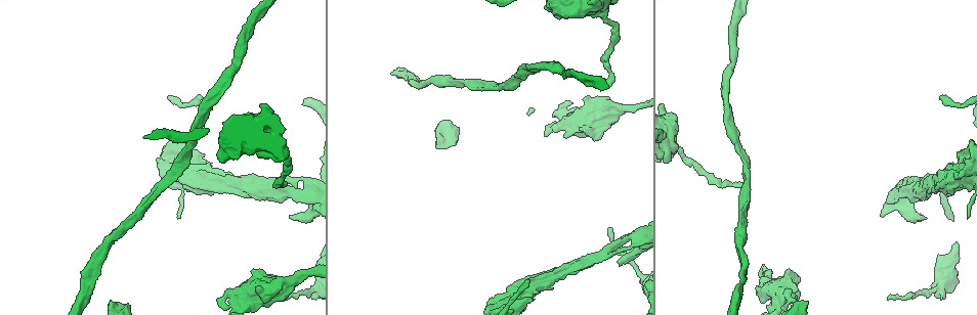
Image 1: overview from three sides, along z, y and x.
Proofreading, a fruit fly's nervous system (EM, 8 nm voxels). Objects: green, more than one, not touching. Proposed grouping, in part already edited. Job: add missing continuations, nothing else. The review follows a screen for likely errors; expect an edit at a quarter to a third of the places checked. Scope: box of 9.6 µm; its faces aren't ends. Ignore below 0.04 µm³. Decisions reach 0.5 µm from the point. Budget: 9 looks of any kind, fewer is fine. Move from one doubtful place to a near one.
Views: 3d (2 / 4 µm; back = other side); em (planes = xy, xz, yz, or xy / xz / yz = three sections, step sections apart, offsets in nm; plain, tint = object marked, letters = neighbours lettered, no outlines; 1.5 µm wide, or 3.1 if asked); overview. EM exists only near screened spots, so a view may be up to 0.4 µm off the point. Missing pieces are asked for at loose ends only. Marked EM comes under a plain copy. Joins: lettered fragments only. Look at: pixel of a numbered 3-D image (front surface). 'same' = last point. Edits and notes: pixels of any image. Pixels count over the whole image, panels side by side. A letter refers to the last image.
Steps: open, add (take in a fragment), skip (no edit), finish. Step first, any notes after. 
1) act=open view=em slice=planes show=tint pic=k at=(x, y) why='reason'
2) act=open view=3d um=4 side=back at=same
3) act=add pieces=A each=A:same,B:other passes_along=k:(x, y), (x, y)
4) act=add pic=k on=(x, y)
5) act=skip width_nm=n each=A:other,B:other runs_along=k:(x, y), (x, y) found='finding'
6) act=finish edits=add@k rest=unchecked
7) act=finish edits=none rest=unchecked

act=open view=3d um=4 pic=1 at=(109, 304) why='an open end'

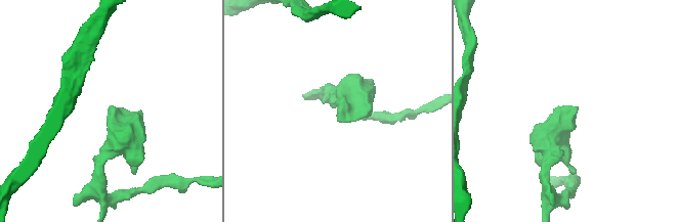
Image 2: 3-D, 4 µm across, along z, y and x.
act=open view=em um=3.1 slice=yz step=8 show=tint pic=2 at=(342, 122)

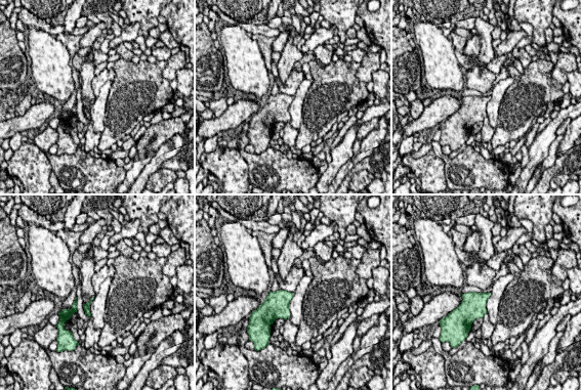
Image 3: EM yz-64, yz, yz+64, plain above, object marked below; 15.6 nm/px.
act=open view=em um=3.1 slice=planes show=letters at=same

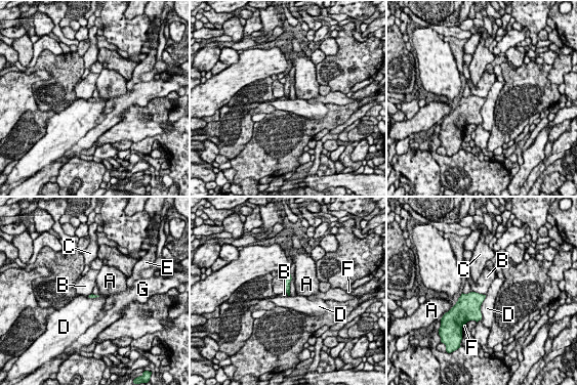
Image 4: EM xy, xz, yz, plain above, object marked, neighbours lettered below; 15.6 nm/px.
act=skip each=A:other,B:other,C:other,D:other,E:other,F:other,G:other border=4:(486, 295), (481, 305), (481, 318) found='none of them fits'

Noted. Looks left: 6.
act=open view=3d um=4 pic=1 at=(922, 220)

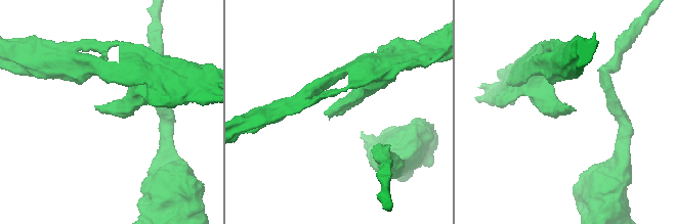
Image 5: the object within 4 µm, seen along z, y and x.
act=open view=em slice=xy step=8 show=letters pic=5 at=(568, 110) why='now the EM'

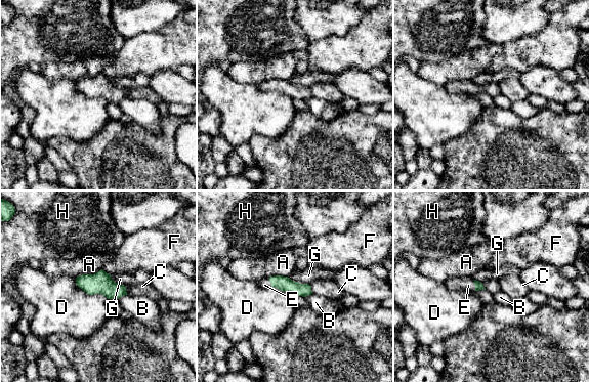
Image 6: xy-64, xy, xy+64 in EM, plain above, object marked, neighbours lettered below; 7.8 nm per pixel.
act=open view=em slice=planes show=letters at=same

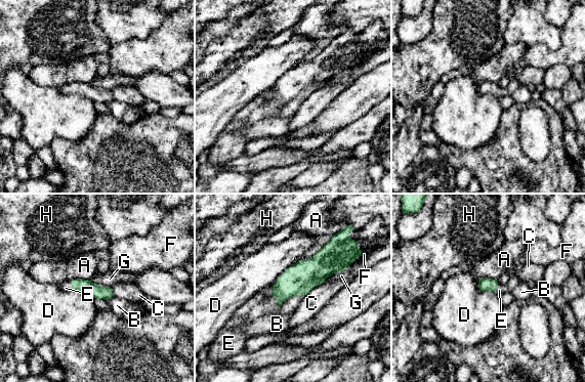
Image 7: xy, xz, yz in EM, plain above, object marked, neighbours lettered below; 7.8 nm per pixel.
act=add pieces=E each=A:other,B:other,C:other,D:other,E:same,F:other,G:other,H:other passes_along=7:(299, 279), (277, 301), (263, 303) found='it goes on there'

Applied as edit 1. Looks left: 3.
act=open view=overview why='redraw'

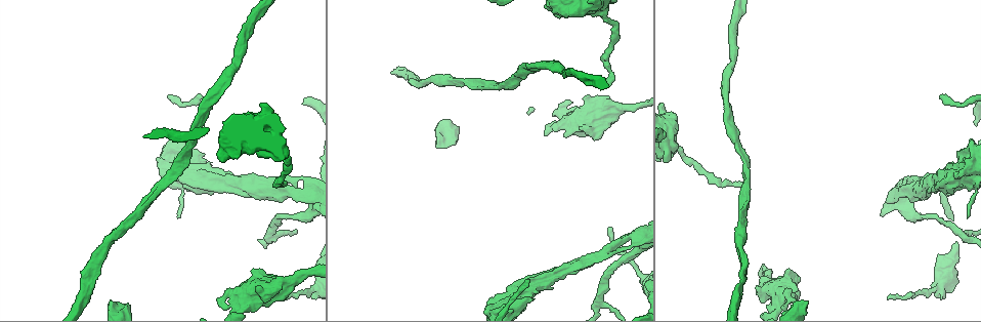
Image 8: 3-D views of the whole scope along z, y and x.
act=open view=3d um=4 pic=8 at=(281, 187) why='end of a long branch'

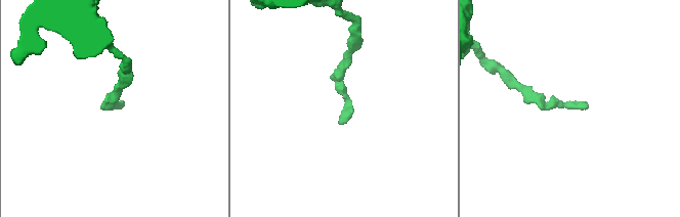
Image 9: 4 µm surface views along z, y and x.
act=open view=em slice=planes show=letters pic=9 at=(588, 107)

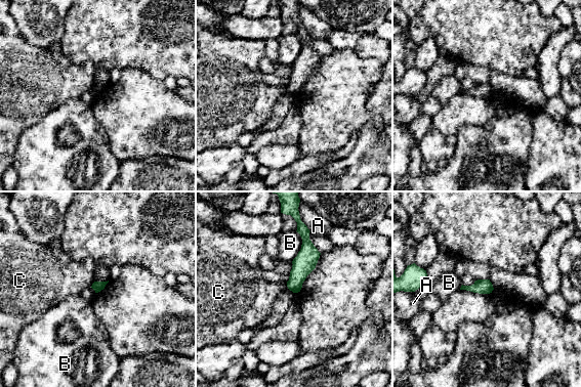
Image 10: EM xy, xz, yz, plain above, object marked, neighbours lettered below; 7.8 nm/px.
act=skip longest_contact=B:260nm each=A:other,B:other,C:other border=10:(94, 282), (90, 286) found='no lettered fragment goes on from it'

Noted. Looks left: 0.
act=finish edits=add@7 rest=unchecked

